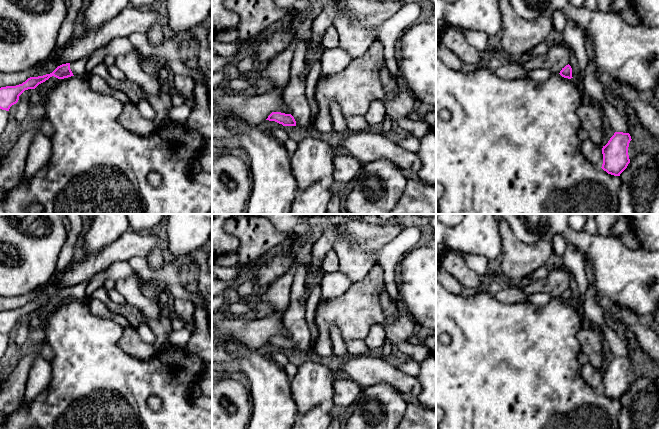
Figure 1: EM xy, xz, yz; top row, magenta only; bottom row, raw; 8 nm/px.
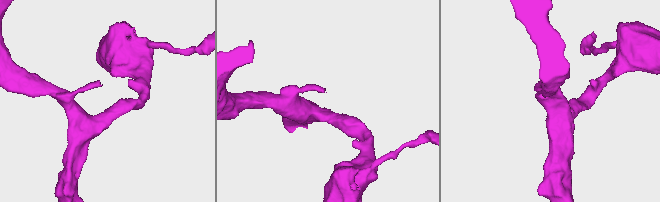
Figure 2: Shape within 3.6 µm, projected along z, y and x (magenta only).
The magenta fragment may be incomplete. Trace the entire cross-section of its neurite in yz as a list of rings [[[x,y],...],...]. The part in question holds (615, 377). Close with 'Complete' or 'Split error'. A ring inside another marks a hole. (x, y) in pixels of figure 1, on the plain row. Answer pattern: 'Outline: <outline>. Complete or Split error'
Outline: [[[615,356],[608,367],[603,370],[602,393],[608,398],[620,400],[630,387],[628,371],[631,365],[629,357]]]. Complete

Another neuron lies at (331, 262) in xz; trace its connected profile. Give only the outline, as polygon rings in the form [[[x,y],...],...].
[[[330,250],[323,261],[323,269],[325,271],[339,270],[339,258],[334,250]]]

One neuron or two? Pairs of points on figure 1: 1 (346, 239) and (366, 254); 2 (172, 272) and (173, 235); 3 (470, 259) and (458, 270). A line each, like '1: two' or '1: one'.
1: one
2: two
3: two

